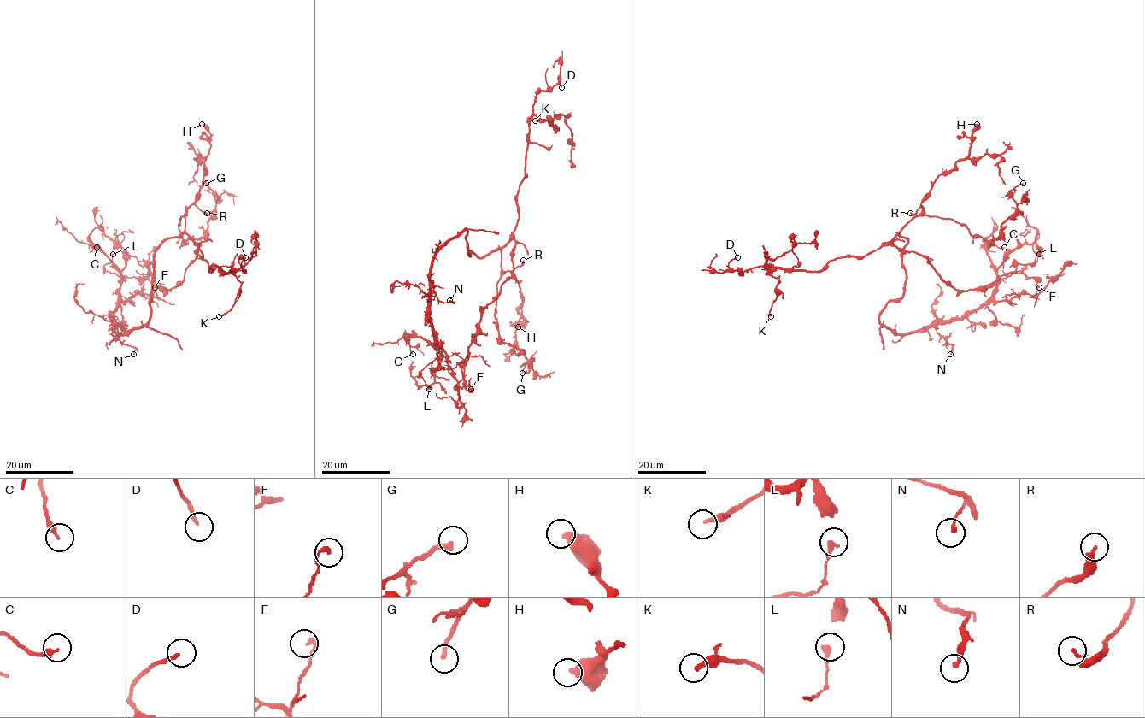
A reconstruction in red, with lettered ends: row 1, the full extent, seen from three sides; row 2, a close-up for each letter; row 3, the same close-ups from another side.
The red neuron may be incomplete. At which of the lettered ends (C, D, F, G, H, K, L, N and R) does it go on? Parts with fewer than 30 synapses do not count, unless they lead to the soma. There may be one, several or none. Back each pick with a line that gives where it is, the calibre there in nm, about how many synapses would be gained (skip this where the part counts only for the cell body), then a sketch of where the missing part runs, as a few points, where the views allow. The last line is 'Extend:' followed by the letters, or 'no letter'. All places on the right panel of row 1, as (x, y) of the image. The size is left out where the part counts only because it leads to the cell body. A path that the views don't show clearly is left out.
Extend: no letter

